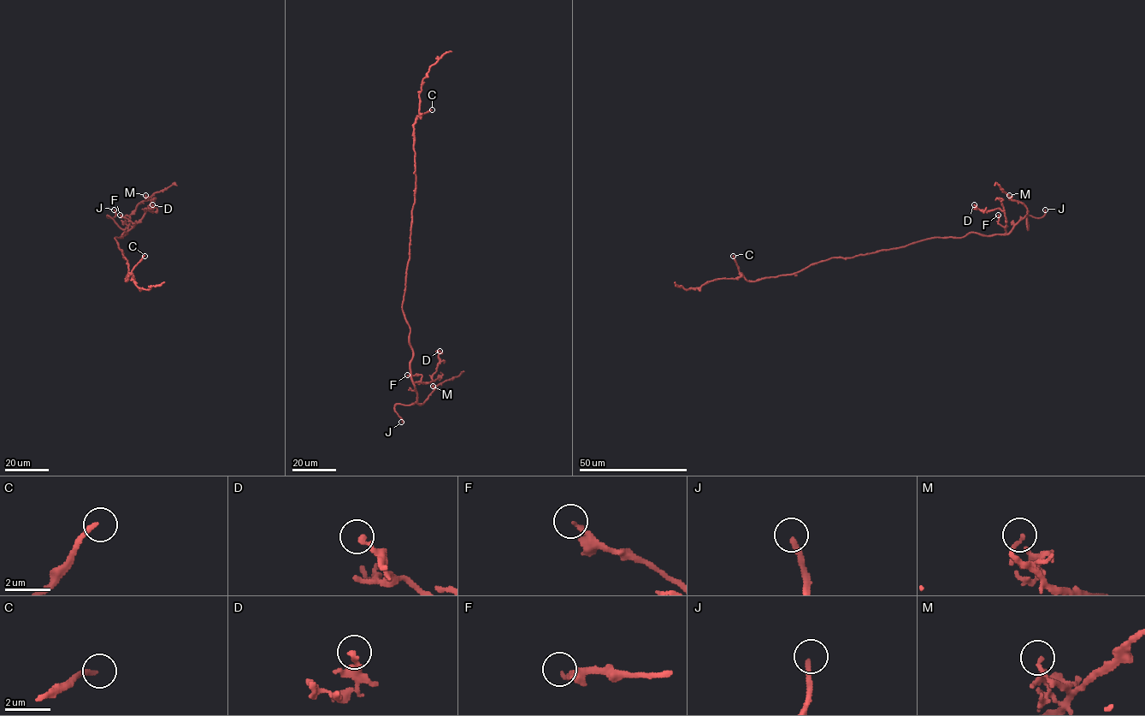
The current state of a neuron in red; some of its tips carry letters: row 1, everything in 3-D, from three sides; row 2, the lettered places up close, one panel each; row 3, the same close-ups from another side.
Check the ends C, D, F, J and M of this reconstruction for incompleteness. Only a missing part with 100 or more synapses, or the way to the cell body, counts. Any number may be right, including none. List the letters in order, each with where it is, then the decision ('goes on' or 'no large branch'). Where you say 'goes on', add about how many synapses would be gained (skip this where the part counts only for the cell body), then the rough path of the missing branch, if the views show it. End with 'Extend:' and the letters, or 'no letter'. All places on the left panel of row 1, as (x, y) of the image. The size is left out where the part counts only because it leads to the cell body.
C: (144, 256) | goes on | 110 syn | (144, 256), (150, 244), (162, 231), (158, 168), (162, 156), (157, 135), (167, 112), (168, 73)
D: (152, 204) | no large branch
F: (120, 215) | no large branch
J: (114, 210) | goes on | (114, 210), (99, 203), (98, 198)
M: (145, 195) | no large branch
Extend: C, J

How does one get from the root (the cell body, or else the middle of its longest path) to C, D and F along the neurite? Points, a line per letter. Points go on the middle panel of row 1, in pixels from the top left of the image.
C: (409, 253), (416, 185), (413, 124), (418, 115), (432, 109)
D: (409, 253), (402, 310), (410, 330), (409, 343), (413, 357), (410, 369), (414, 382), (433, 380), (439, 351)
F: (409, 253), (402, 310), (410, 330), (410, 379), (418, 382), (421, 377), (407, 375)

